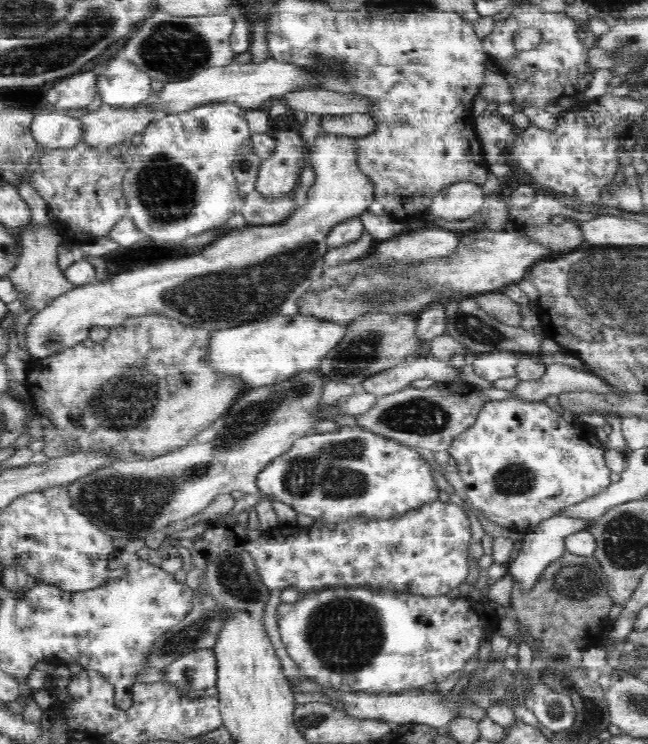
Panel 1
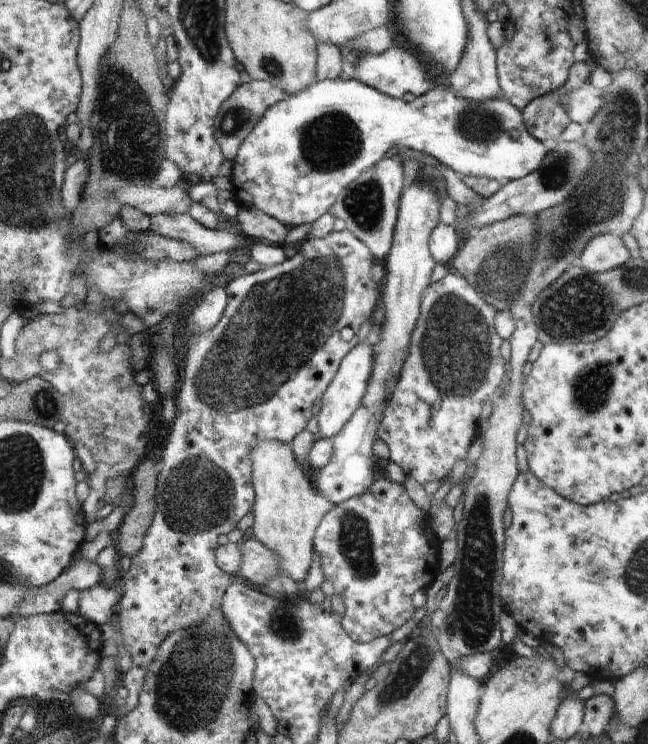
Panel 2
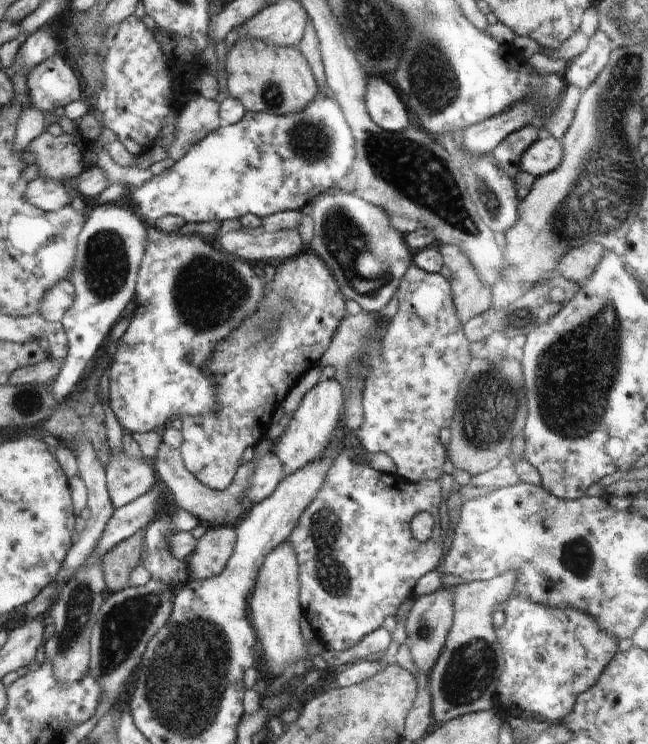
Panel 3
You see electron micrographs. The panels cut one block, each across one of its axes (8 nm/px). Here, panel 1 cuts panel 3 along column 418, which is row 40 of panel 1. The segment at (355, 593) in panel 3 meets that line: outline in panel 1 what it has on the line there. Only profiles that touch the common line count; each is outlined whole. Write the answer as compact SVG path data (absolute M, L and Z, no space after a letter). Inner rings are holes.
M523 3L512 11L508 19L496 22L492 32L481 38L483 49L490 57L489 60L494 63L498 61L502 63L499 73L511 85L514 96L511 102L517 106L518 110L526 107L544 109L547 104L552 102L552 99L564 96L578 96L588 88L596 69L588 64L588 50L584 48L581 40L577 37L578 27L576 22L565 13L542 12L540 9L536 9L534 5L530 5L530 3ZM522 28L537 28L541 34L541 43L528 51L516 51L514 48L514 34L522 30Z

